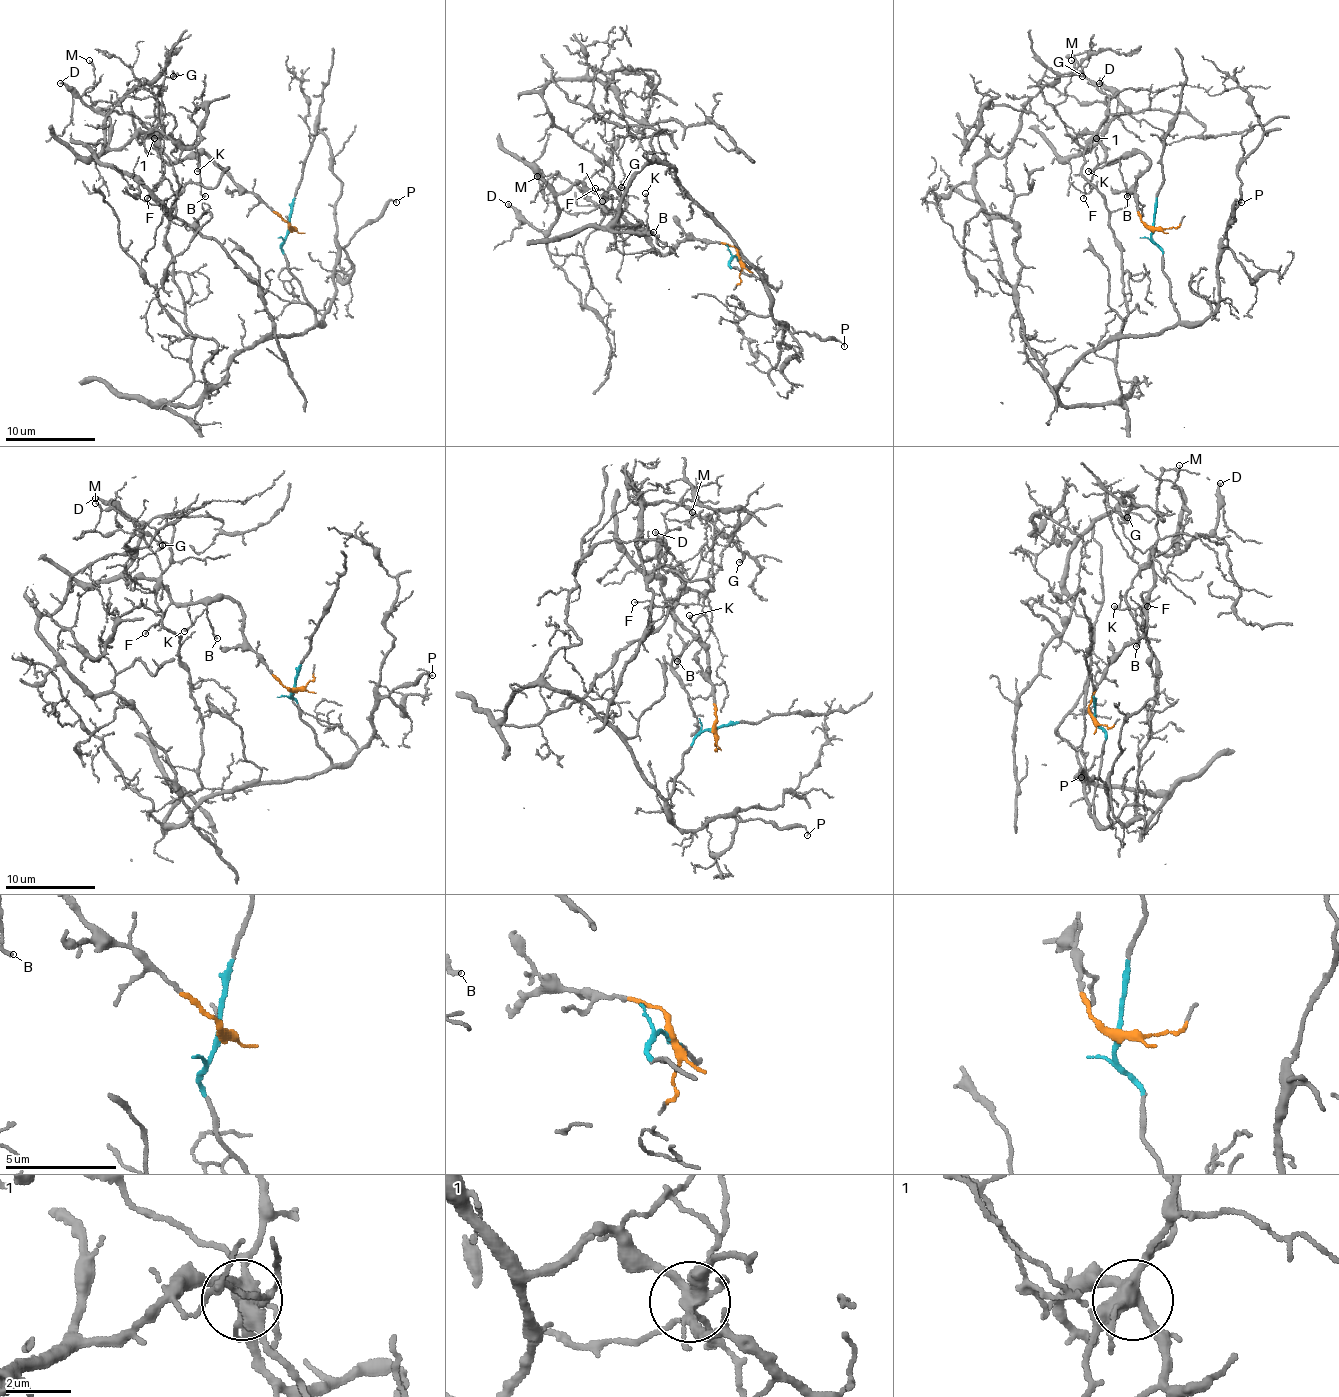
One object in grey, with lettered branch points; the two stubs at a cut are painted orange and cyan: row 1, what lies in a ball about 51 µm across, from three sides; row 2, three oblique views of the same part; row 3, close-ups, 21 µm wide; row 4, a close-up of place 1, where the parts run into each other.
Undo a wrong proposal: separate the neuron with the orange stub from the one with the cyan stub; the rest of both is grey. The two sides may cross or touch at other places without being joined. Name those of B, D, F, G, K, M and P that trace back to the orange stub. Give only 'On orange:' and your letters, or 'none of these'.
On orange: B, D, F, K

